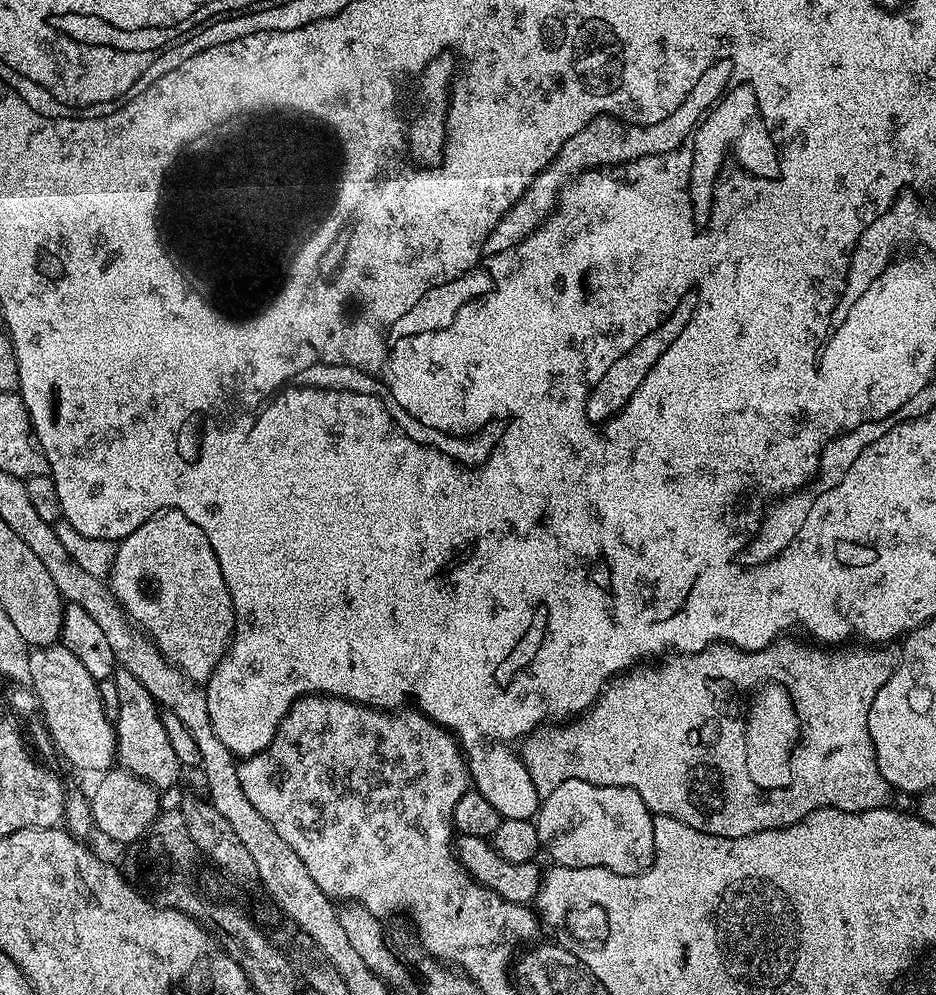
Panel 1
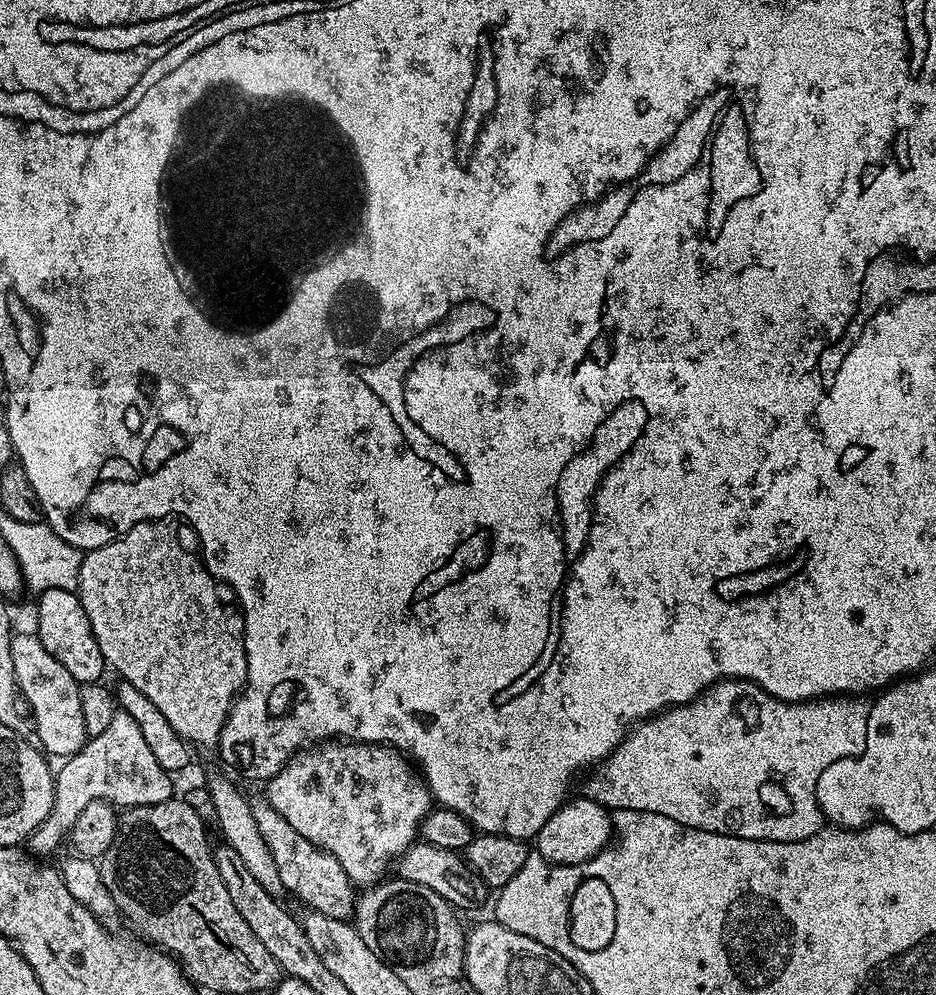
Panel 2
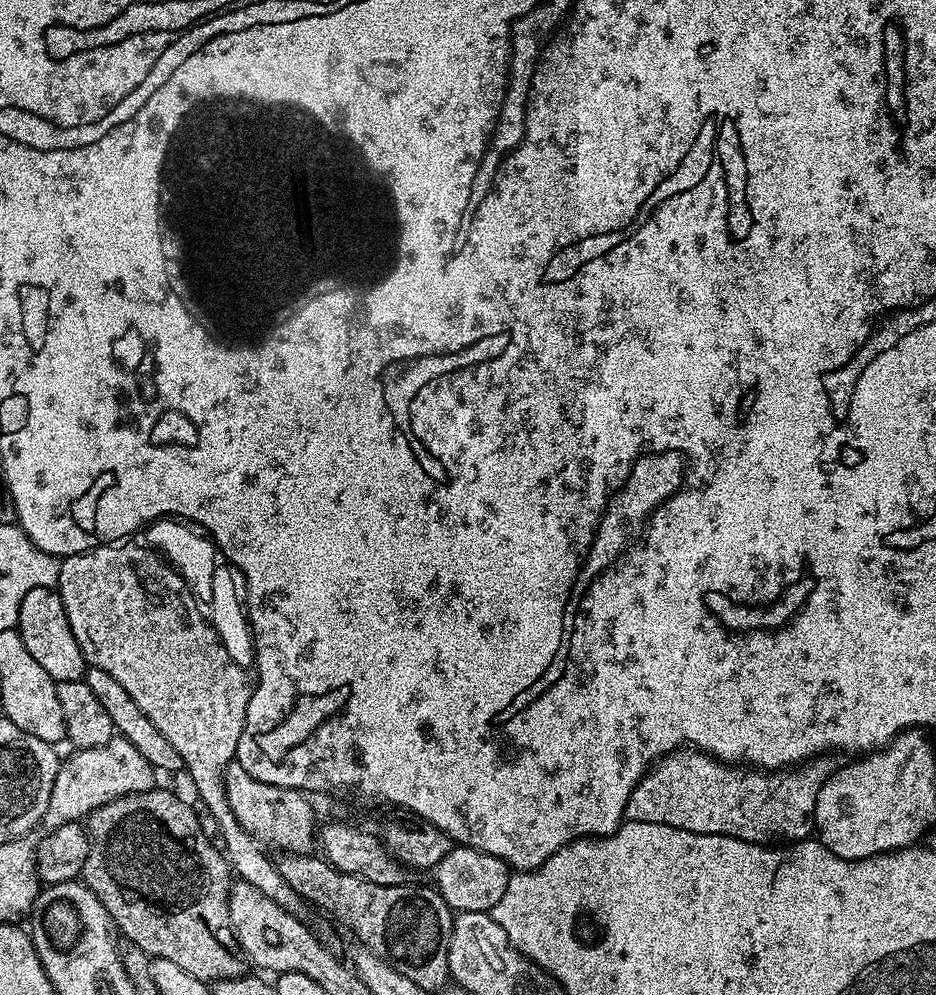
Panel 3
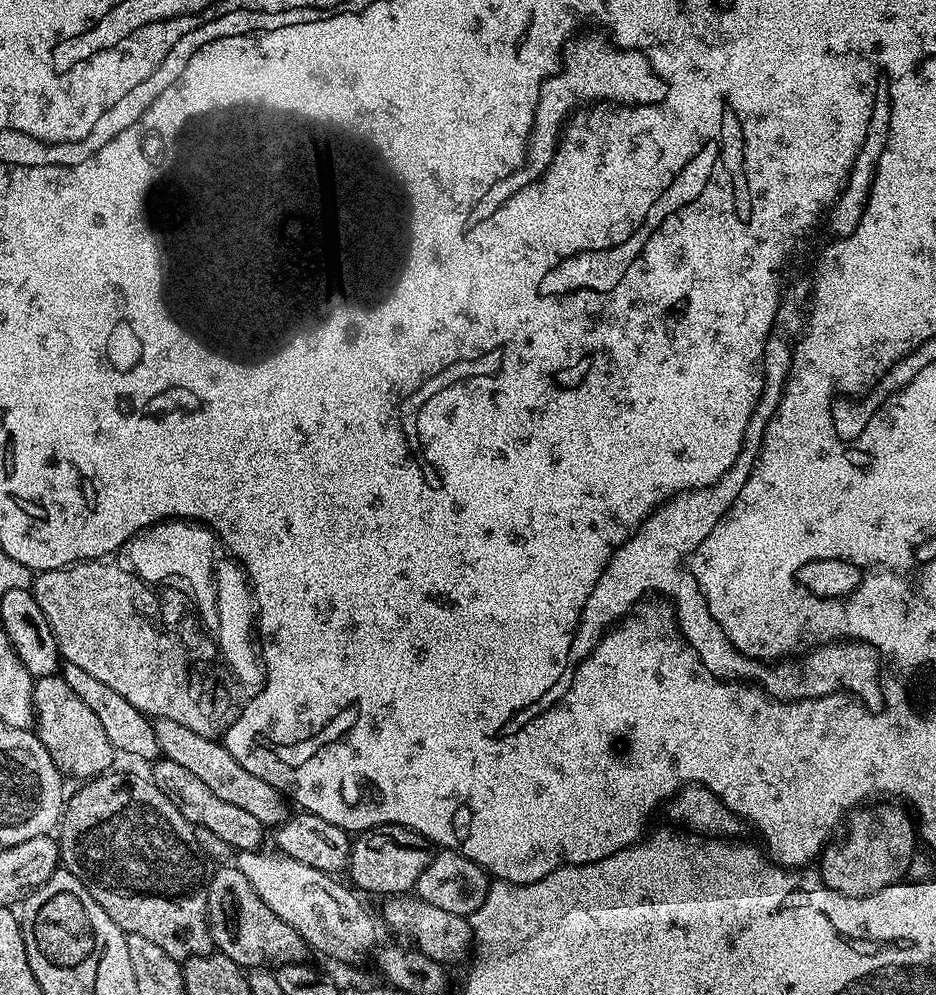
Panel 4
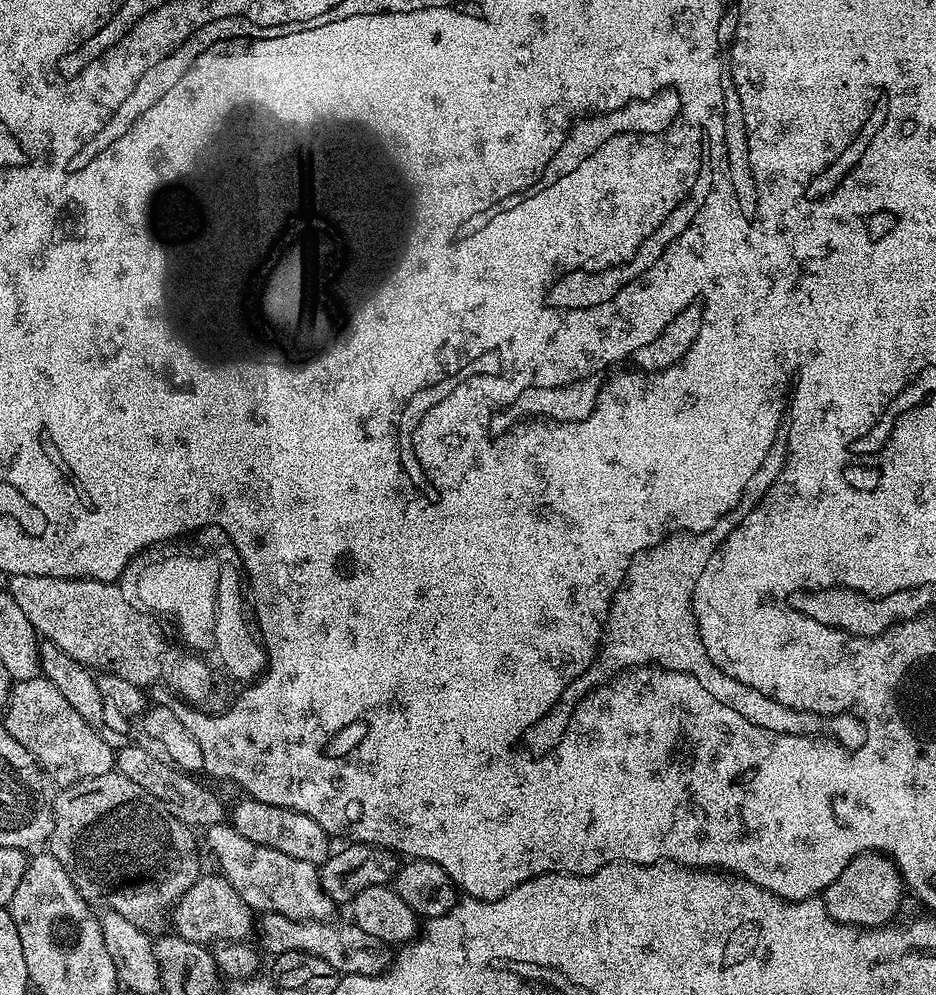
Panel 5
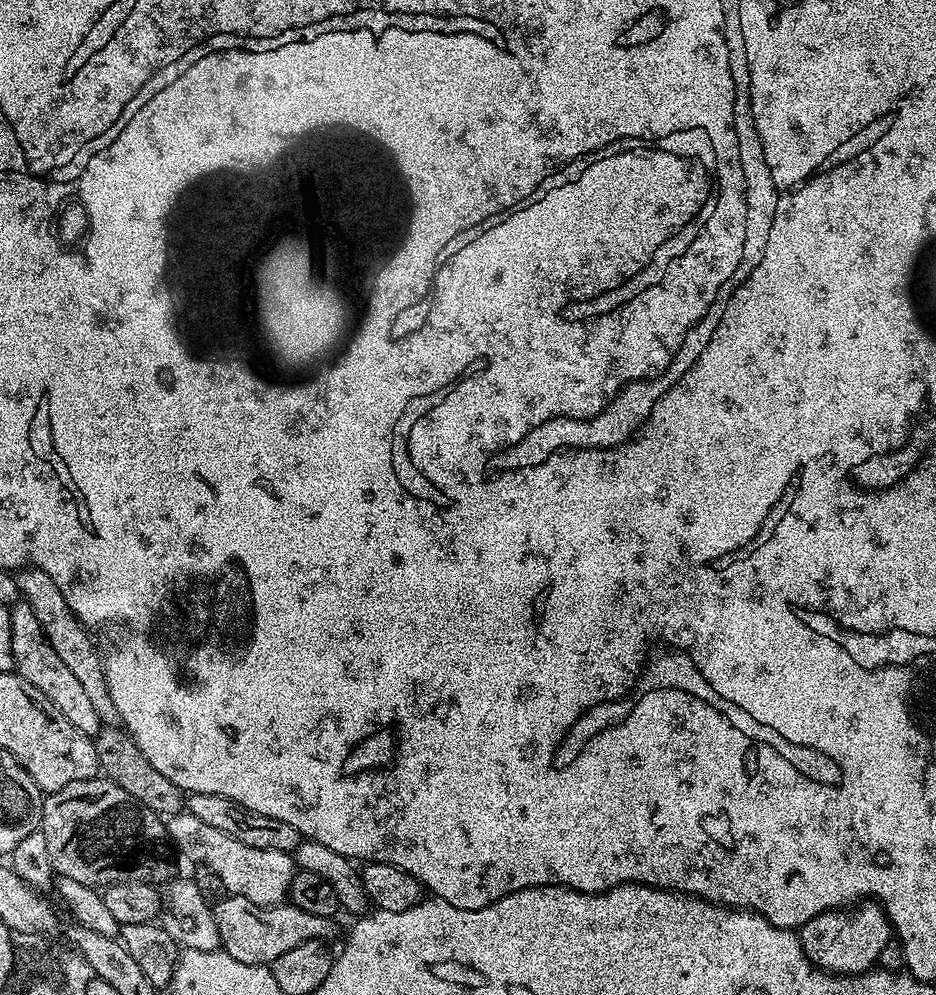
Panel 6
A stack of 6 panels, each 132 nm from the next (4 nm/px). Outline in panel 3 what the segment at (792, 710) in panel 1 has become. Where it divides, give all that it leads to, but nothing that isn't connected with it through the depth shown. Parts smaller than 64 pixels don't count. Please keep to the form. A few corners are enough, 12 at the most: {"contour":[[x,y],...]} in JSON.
{"contour":[[687,746],[661,756],[624,820],[765,846],[807,840],[834,771],[765,774]]}

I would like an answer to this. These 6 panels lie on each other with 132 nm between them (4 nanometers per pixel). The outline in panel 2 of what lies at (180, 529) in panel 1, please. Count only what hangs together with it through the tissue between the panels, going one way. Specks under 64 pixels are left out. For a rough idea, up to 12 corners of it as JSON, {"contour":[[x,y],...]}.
{"contour":[[164,528],[84,552],[109,669],[193,749],[249,676],[218,585]]}

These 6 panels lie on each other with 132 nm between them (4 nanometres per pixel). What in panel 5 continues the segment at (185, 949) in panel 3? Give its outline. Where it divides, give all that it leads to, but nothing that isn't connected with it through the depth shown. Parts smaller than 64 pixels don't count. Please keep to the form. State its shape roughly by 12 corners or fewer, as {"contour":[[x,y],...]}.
{"contour":[[115,770],[60,788],[50,855],[149,934],[199,880],[193,829]]}

